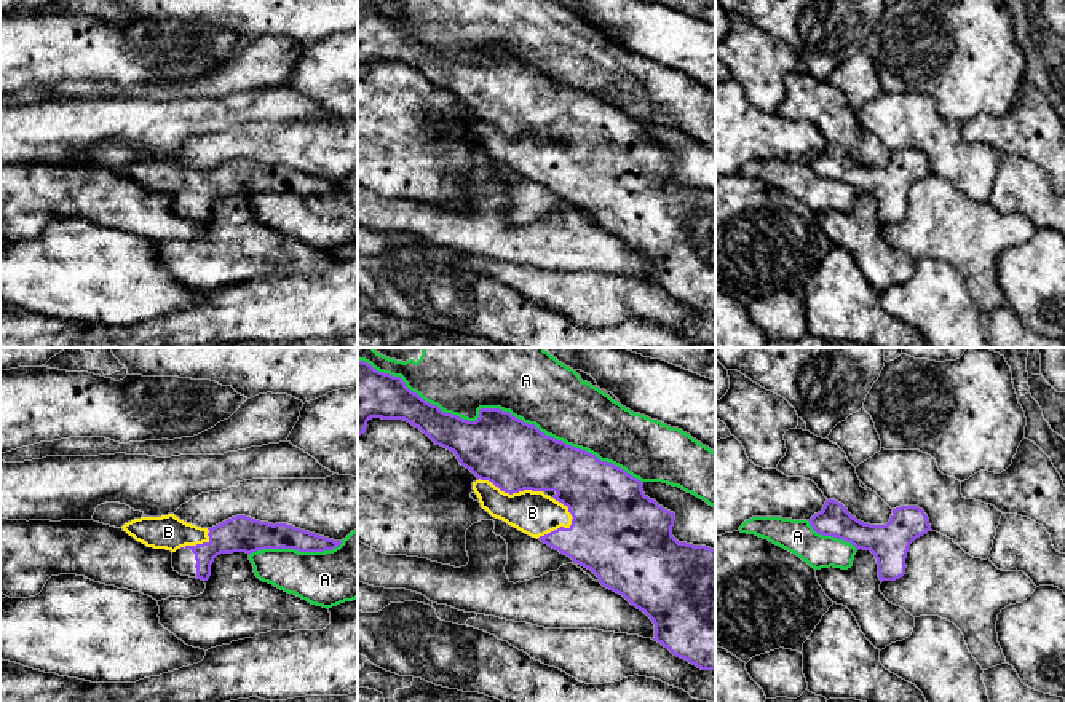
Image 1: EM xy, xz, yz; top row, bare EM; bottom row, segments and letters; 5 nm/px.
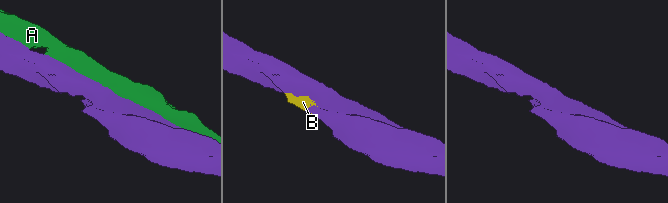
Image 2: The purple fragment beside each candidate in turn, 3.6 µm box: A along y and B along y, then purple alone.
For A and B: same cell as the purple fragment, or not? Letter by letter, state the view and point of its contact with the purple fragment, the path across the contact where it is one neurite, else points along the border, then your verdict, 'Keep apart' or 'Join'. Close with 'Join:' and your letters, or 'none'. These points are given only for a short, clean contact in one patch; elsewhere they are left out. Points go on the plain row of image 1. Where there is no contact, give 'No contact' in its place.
A: Touches purple at xz (497, 51). Keep apart
B: Touches purple at xz (570, 168). Join
Join: B

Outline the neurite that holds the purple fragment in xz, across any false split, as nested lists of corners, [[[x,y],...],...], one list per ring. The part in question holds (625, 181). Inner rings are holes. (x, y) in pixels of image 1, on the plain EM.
[[[358,3],[358,78],[366,75],[372,61],[404,62],[436,88],[453,94],[460,107],[477,120],[473,132],[482,152],[591,212],[604,230],[623,238],[653,263],[655,284],[701,313],[715,313],[715,191],[679,185],[672,179],[675,156],[650,142],[642,132],[643,124],[586,93],[546,78],[509,54],[481,51],[476,64],[445,56],[410,34],[401,19]]]

